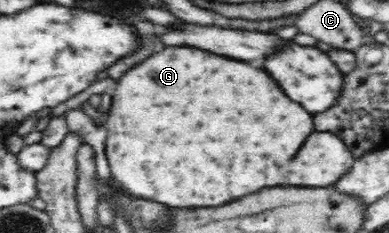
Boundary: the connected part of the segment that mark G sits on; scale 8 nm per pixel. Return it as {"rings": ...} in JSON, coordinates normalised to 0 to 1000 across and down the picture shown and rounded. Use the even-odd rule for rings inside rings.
{"rings":[[[424,206],[321,309],[301,352],[270,549],[280,567],[270,644],[288,760],[301,794],[311,790],[306,807],[337,845],[414,867],[445,893],[568,884],[692,798],[681,790],[681,730],[707,721],[692,704],[702,627],[753,627],[758,695],[738,712],[733,781],[753,798],[851,798],[907,712],[913,687],[897,631],[861,575],[805,567],[799,489],[774,446],[733,412],[686,309],[506,206]]]}

